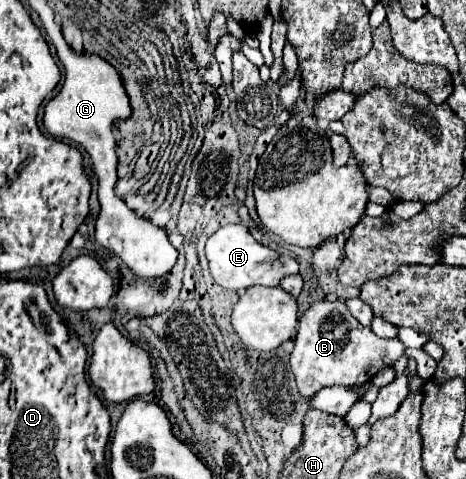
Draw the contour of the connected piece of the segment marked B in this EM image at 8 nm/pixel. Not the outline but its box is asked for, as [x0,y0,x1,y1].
[291,300,405,398]

